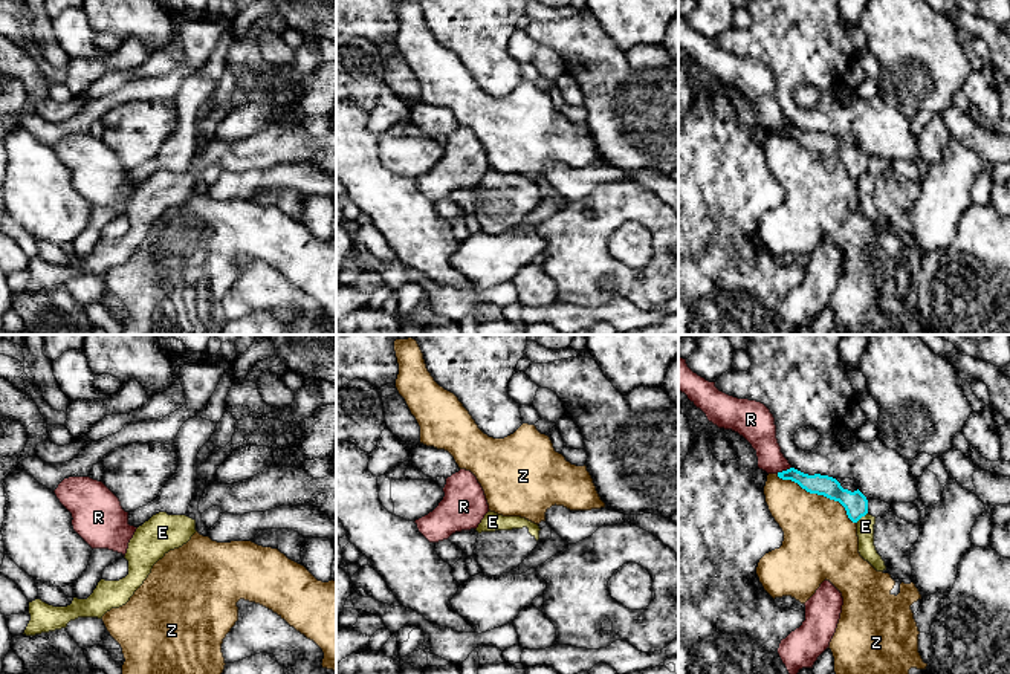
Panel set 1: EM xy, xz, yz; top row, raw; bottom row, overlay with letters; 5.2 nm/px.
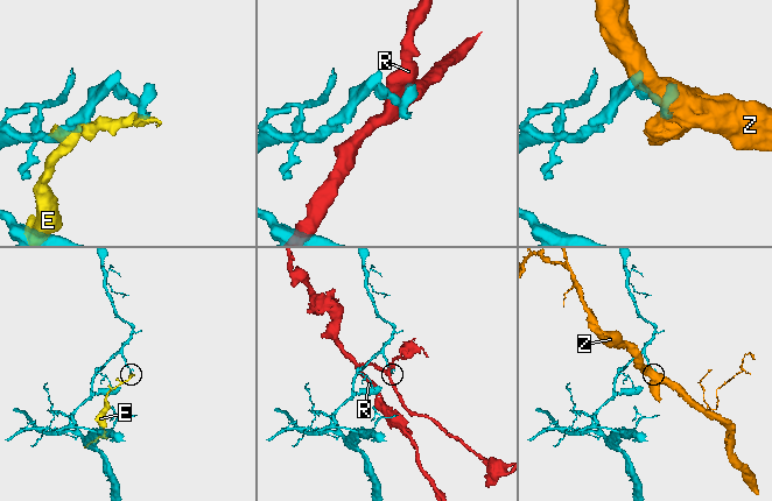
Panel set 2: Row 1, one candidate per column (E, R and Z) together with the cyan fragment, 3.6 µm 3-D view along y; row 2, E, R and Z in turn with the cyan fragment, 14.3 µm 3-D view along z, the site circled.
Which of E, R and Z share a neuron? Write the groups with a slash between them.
E / R / Z

